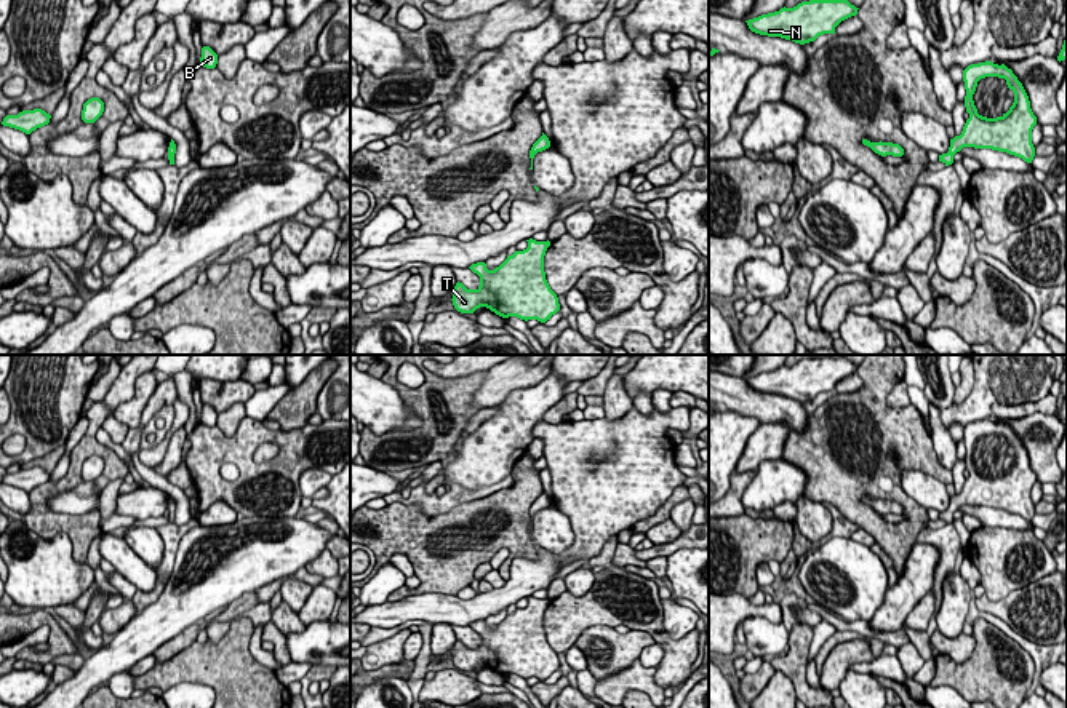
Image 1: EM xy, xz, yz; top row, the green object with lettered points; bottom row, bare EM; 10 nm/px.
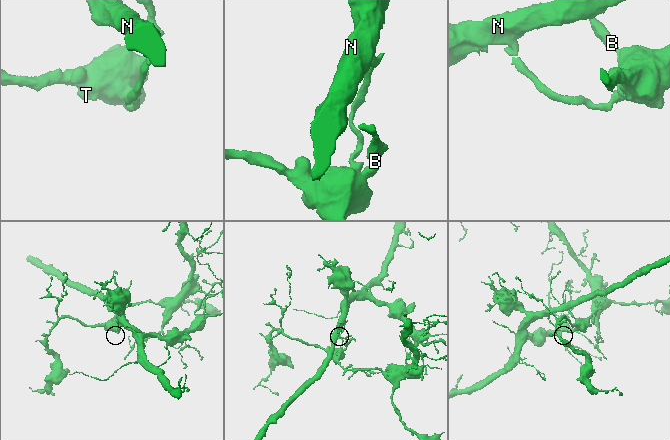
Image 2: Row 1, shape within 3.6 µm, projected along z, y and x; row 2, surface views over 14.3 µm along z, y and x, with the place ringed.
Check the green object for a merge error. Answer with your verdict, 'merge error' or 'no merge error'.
merge error

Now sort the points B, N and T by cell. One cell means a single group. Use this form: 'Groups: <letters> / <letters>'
Groups: B T / N

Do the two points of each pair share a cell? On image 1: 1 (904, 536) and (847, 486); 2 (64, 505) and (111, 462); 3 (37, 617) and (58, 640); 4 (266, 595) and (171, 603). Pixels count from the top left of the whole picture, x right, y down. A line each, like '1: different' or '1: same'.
1: same
2: different
3: same
4: different

